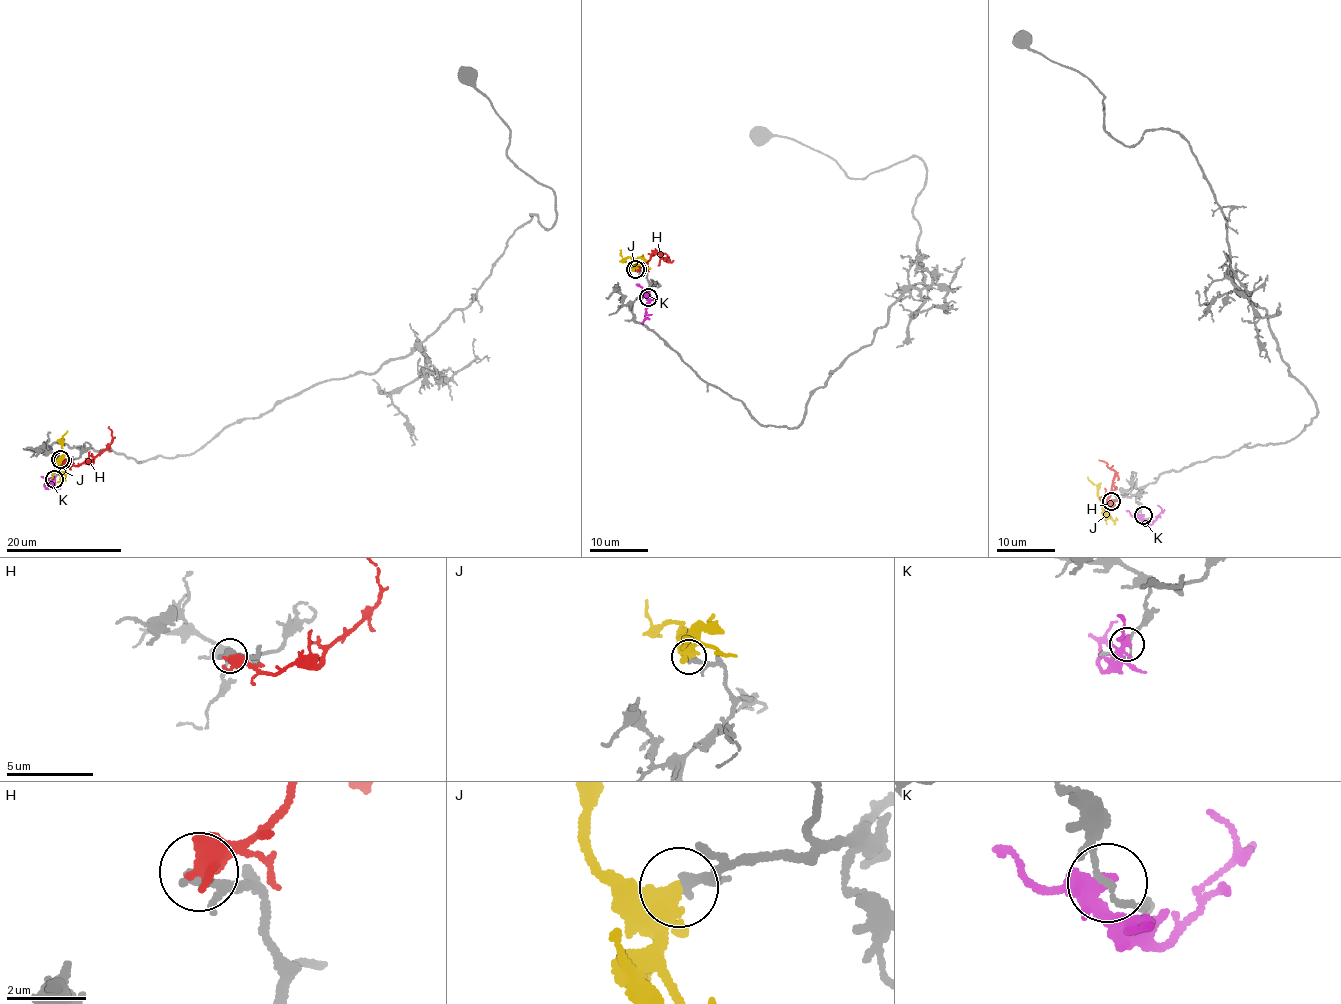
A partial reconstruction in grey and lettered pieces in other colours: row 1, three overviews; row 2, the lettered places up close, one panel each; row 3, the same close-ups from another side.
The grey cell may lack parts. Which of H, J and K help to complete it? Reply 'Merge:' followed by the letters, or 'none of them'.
Merge: J

